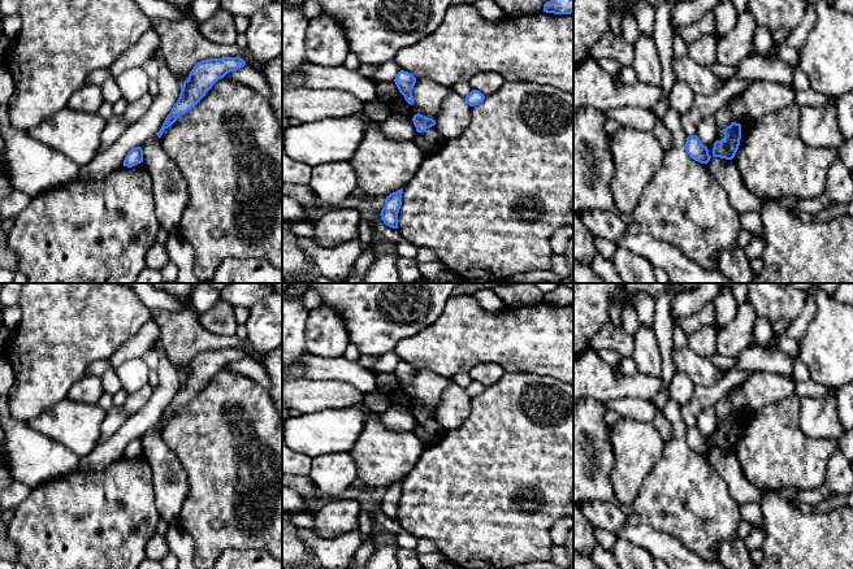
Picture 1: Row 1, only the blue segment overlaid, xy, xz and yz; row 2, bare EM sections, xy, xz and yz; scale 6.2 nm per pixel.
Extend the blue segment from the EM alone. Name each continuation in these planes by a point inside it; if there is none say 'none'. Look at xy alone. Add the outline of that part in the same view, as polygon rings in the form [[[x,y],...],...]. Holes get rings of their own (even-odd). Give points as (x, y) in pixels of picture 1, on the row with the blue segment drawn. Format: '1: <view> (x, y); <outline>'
none

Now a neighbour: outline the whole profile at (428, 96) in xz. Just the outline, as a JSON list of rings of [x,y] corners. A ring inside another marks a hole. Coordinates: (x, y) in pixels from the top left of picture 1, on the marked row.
[[[424,78],[416,79],[416,83],[412,88],[412,105],[406,101],[402,94],[399,94],[394,100],[402,100],[406,104],[408,108],[408,118],[412,120],[415,114],[420,113],[436,121],[437,114],[450,92],[453,92],[451,87],[445,87],[428,78]]]

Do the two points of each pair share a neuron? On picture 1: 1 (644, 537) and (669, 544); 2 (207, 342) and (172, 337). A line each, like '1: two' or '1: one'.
1: one
2: one

